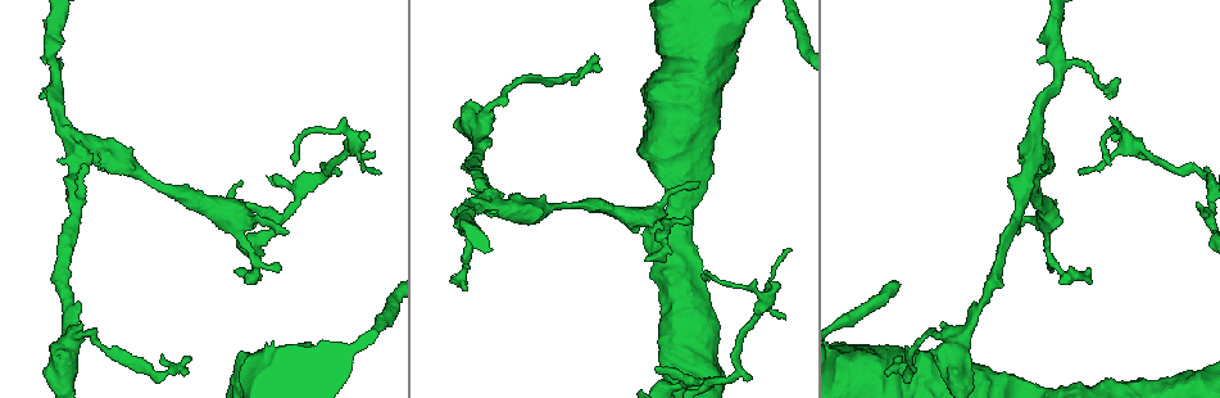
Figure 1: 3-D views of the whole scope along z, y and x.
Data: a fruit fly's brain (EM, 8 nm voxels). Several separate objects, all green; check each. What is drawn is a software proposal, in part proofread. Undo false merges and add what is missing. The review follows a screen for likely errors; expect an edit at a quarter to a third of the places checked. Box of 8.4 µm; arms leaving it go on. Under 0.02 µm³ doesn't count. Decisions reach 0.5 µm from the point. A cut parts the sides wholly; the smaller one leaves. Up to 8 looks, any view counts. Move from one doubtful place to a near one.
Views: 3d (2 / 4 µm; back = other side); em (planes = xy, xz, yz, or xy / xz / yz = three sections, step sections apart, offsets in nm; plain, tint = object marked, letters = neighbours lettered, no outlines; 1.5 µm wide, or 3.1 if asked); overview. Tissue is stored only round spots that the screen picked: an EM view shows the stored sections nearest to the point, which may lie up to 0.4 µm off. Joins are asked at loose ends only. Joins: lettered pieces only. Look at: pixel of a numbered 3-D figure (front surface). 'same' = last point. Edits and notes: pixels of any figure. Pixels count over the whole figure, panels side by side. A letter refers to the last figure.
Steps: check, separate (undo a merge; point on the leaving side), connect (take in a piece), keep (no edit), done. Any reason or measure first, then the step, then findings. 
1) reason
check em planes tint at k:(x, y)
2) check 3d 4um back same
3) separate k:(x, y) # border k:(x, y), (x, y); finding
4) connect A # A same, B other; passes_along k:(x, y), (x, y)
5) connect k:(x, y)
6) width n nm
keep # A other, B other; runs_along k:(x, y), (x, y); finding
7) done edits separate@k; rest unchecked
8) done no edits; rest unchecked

thin end
check em xz step 8 letters at 1:(1079, 173)

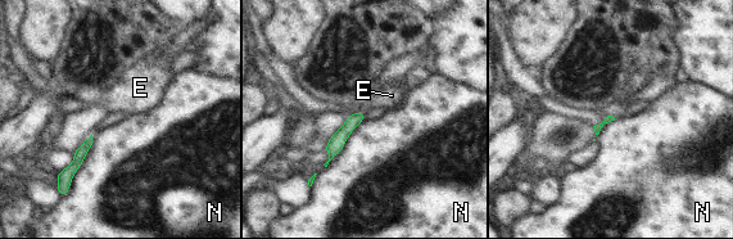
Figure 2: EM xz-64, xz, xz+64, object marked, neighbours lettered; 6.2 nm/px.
keep # E other, N other; no lettered piece goes on from it

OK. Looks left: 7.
an open end
check 3d 4um at 1:(689, 221)

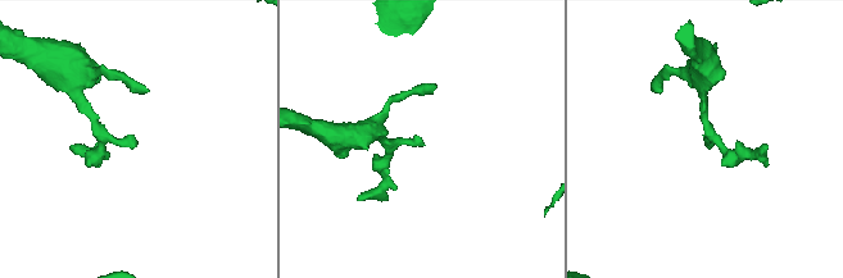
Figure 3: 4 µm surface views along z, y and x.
check em planes letters at 3:(424, 144)

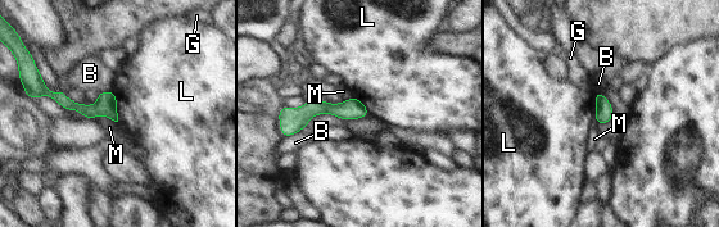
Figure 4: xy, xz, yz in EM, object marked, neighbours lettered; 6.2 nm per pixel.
keep # B other, G other, L other, M other; none of them fits

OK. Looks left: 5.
tapers out
check em yz step 8 letters at 1:(573, 84)

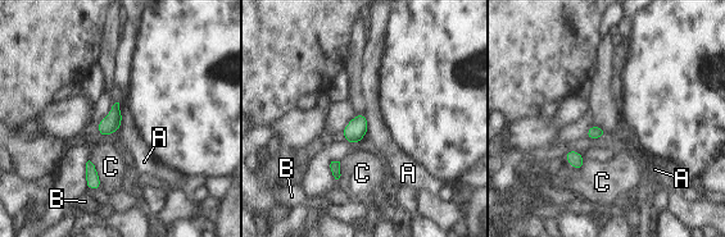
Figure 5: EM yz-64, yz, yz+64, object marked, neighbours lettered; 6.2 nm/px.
keep # A other, B other, C other; border 5:(119, 103), (121, 127), (117, 131); none of them fits

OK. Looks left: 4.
done no edits; rest unchecked

